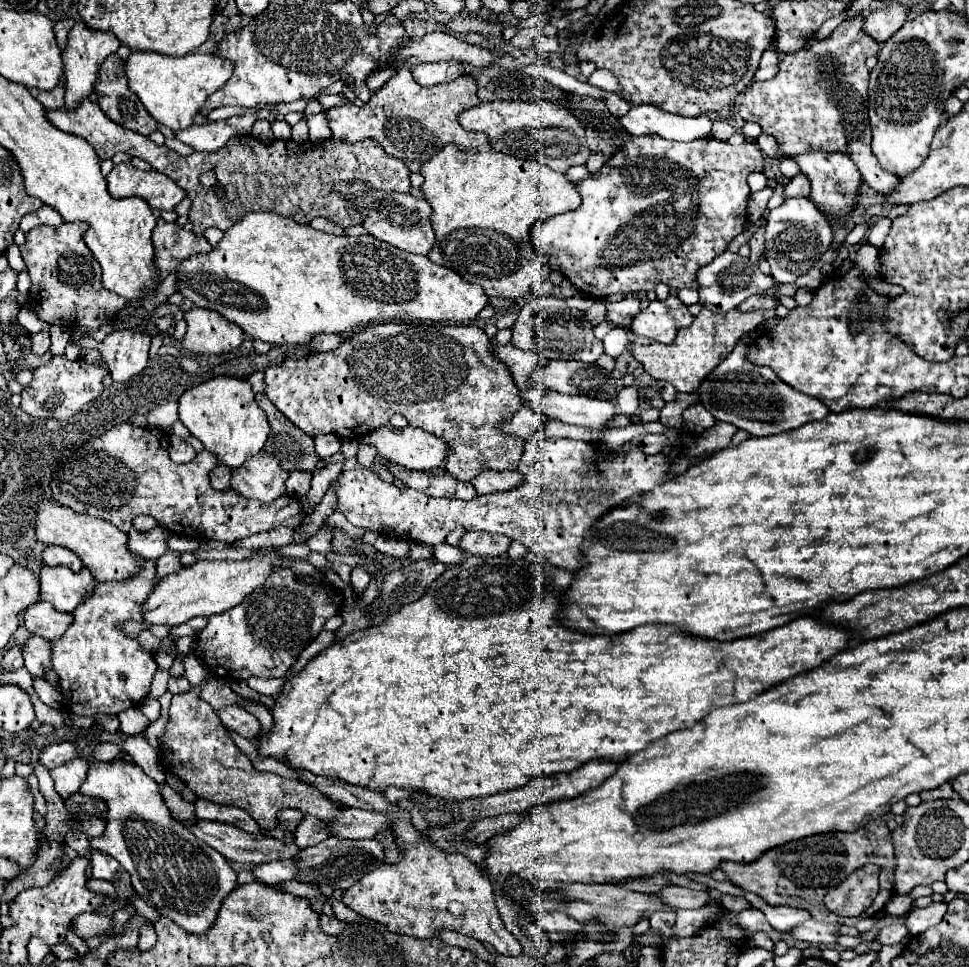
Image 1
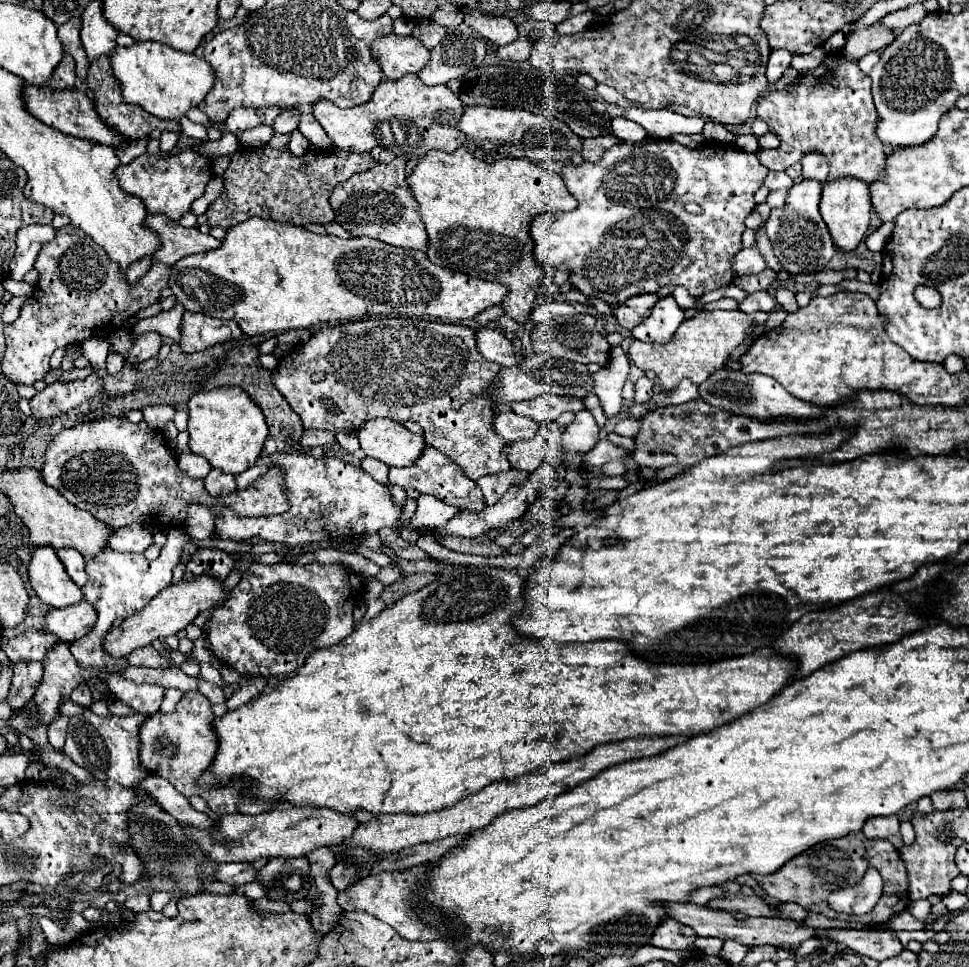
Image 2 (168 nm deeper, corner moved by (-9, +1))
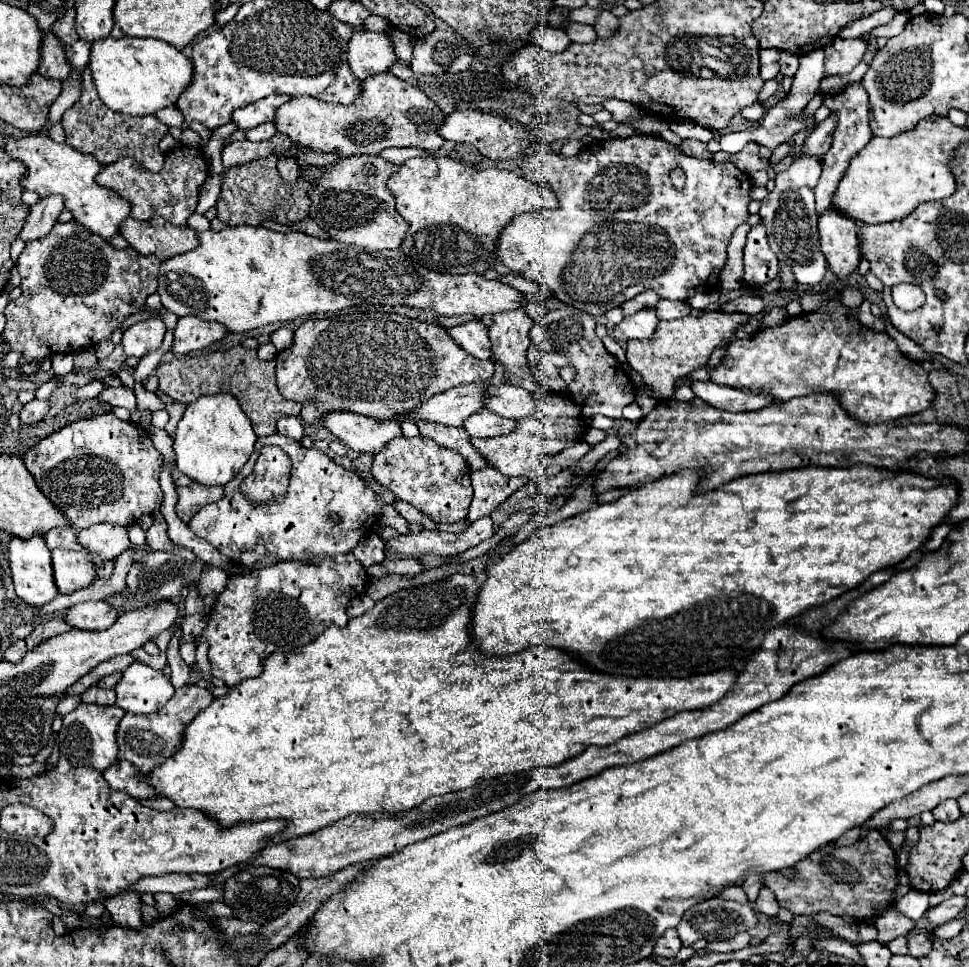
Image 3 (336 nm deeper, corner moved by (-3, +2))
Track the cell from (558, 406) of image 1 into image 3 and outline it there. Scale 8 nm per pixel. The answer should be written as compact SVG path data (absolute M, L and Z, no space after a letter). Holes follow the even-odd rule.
M502 384L488 388L488 398L484 400L484 406L498 416L518 420L522 416L530 416L536 408L536 402L530 392L522 390L520 386Z

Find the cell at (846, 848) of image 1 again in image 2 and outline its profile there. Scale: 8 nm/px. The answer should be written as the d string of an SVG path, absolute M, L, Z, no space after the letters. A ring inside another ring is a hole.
M856 831L842 839L832 839L832 841L824 841L824 843L810 847L808 851L792 857L786 865L782 865L778 871L774 871L770 875L752 875L752 877L758 881L758 885L764 889L764 893L768 893L776 901L792 901L792 903L798 903L800 907L804 907L806 911L844 919L846 915L838 915L828 907L826 897L830 895L832 889L856 885L868 867L876 867L882 873L884 895L880 897L878 905L874 907L874 911L870 915L872 921L868 921L866 915L850 917L850 921L860 921L862 925L880 925L910 905L910 899L906 893L908 891L906 867L904 867L904 861L900 857L898 849L890 841L866 839L866 835L862 831Z

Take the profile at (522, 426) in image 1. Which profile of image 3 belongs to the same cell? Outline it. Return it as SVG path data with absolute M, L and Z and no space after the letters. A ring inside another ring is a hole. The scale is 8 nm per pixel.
M478 410L476 414L468 416L462 426L470 436L492 438L492 436L502 436L512 432L512 428L516 428L516 422L510 418L502 418L490 410Z

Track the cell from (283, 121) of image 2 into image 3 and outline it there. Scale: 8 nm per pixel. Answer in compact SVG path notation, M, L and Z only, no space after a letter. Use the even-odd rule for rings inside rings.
M268 122L268 124L262 124L262 126L256 126L254 130L248 130L246 132L246 138L248 140L268 140L268 138L272 138L276 134L276 126L274 126L274 122Z

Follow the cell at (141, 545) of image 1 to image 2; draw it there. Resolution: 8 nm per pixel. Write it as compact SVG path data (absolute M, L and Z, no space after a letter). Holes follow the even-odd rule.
M132 523L128 527L116 529L116 533L110 537L108 547L124 553L144 553L152 545L152 533L146 525Z

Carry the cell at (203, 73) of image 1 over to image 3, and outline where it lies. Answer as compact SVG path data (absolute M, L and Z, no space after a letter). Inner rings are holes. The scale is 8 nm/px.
M102 38L92 44L90 72L102 102L122 114L146 116L176 104L182 90L190 84L192 62L166 42L152 38Z

